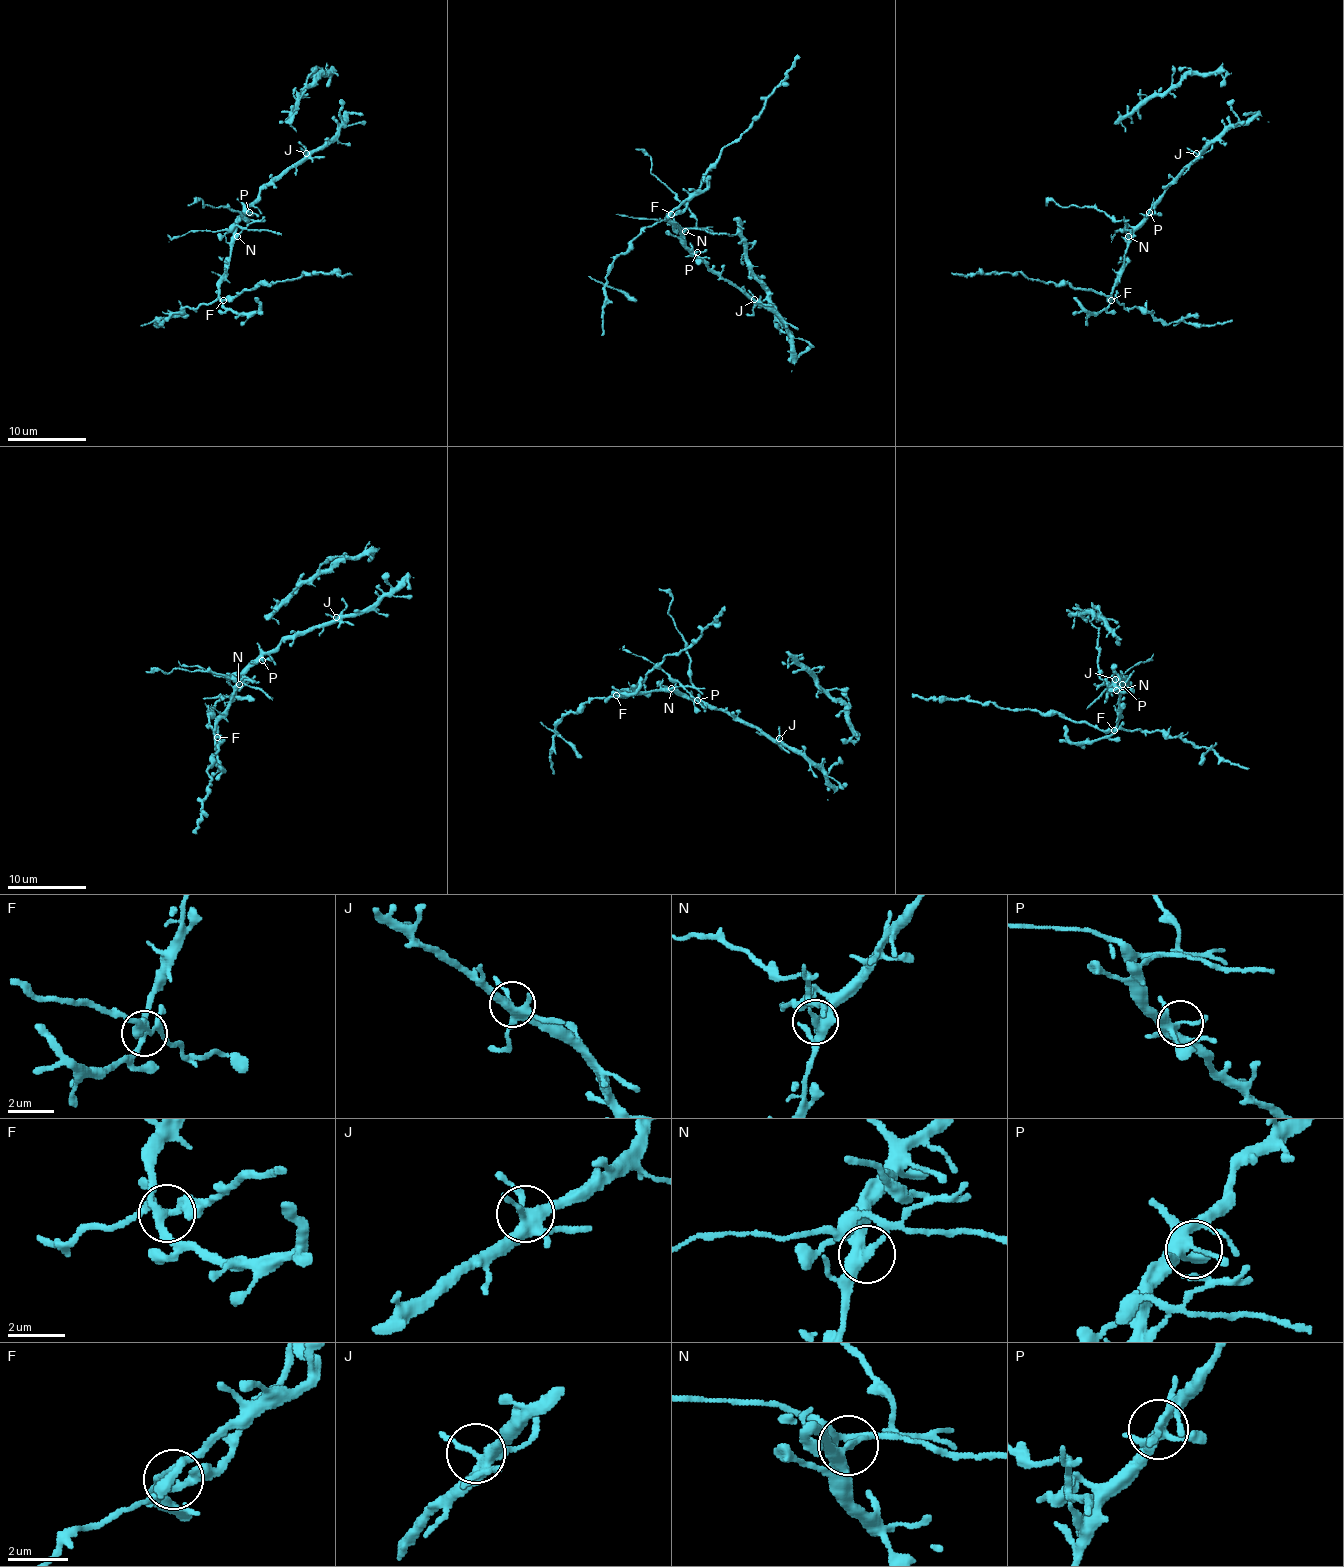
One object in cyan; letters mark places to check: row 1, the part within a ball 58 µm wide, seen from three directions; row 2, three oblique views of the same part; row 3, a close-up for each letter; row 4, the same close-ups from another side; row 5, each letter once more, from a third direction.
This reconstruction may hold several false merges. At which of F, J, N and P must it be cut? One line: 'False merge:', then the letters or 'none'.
False merge: F, N

